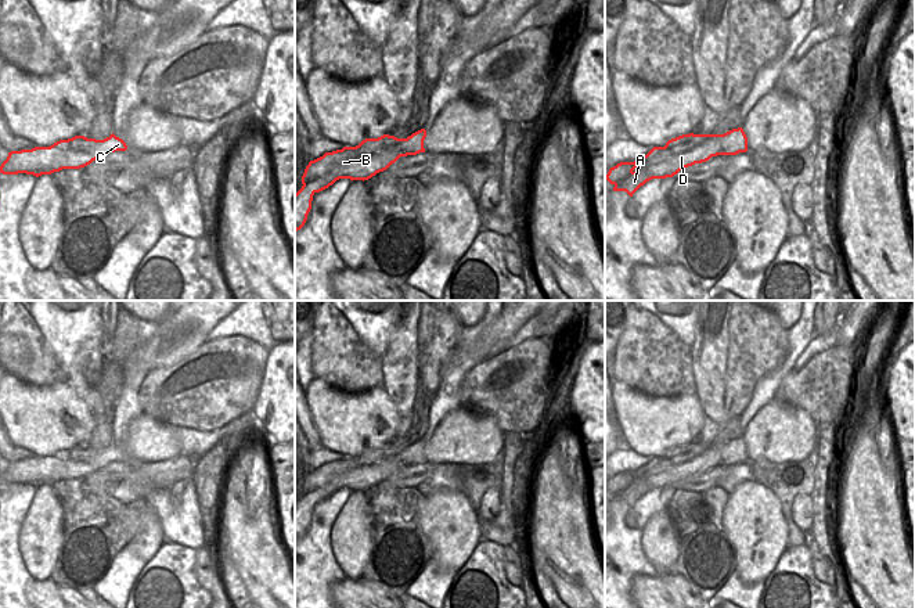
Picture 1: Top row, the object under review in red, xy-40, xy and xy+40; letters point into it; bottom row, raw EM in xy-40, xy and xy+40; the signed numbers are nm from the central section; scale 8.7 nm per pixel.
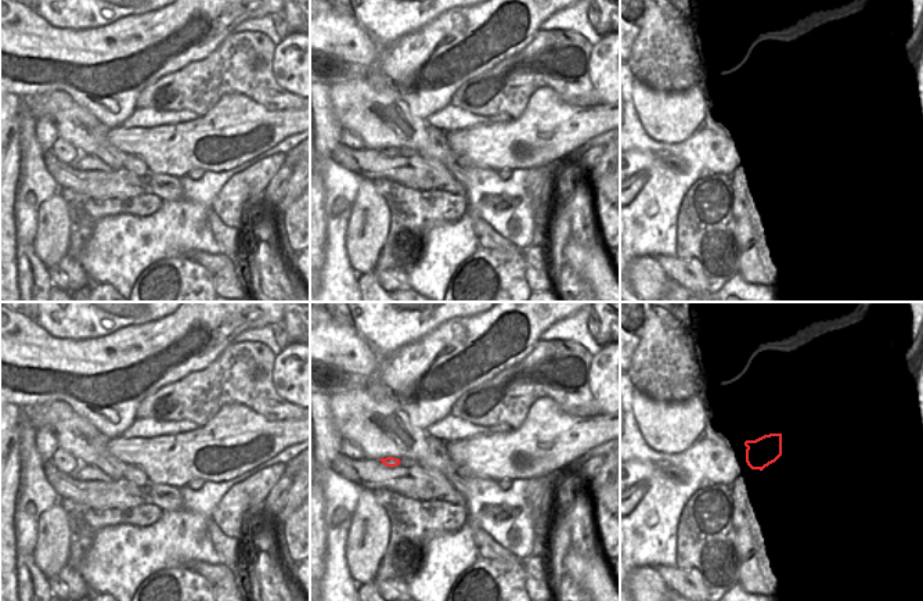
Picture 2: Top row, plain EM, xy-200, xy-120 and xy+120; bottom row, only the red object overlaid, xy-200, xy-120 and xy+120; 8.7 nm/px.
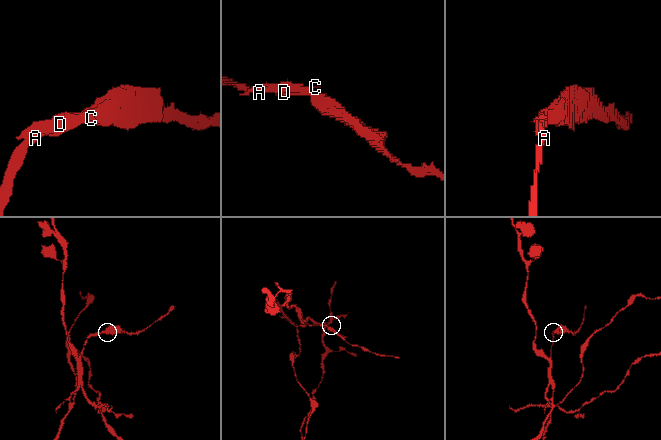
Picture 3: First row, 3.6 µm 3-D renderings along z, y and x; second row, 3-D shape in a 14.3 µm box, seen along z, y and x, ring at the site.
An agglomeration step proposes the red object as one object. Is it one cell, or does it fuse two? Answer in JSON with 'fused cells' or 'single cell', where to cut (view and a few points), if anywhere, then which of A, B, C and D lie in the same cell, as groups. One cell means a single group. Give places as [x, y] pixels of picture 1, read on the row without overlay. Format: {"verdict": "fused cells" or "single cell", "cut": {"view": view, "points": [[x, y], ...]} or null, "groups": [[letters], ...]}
{"verdict": "fused cells", "cut": {"view": "xy-40", "points": [[101, 450], [74, 461]]}, "groups": [["A", "B", "D"], ["C"]]}

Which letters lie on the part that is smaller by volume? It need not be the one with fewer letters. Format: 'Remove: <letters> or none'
Remove: C

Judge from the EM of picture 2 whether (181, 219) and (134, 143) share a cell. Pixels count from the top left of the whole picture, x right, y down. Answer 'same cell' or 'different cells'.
different cells

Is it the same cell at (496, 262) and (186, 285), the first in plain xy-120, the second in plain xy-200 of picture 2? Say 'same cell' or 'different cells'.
same cell

